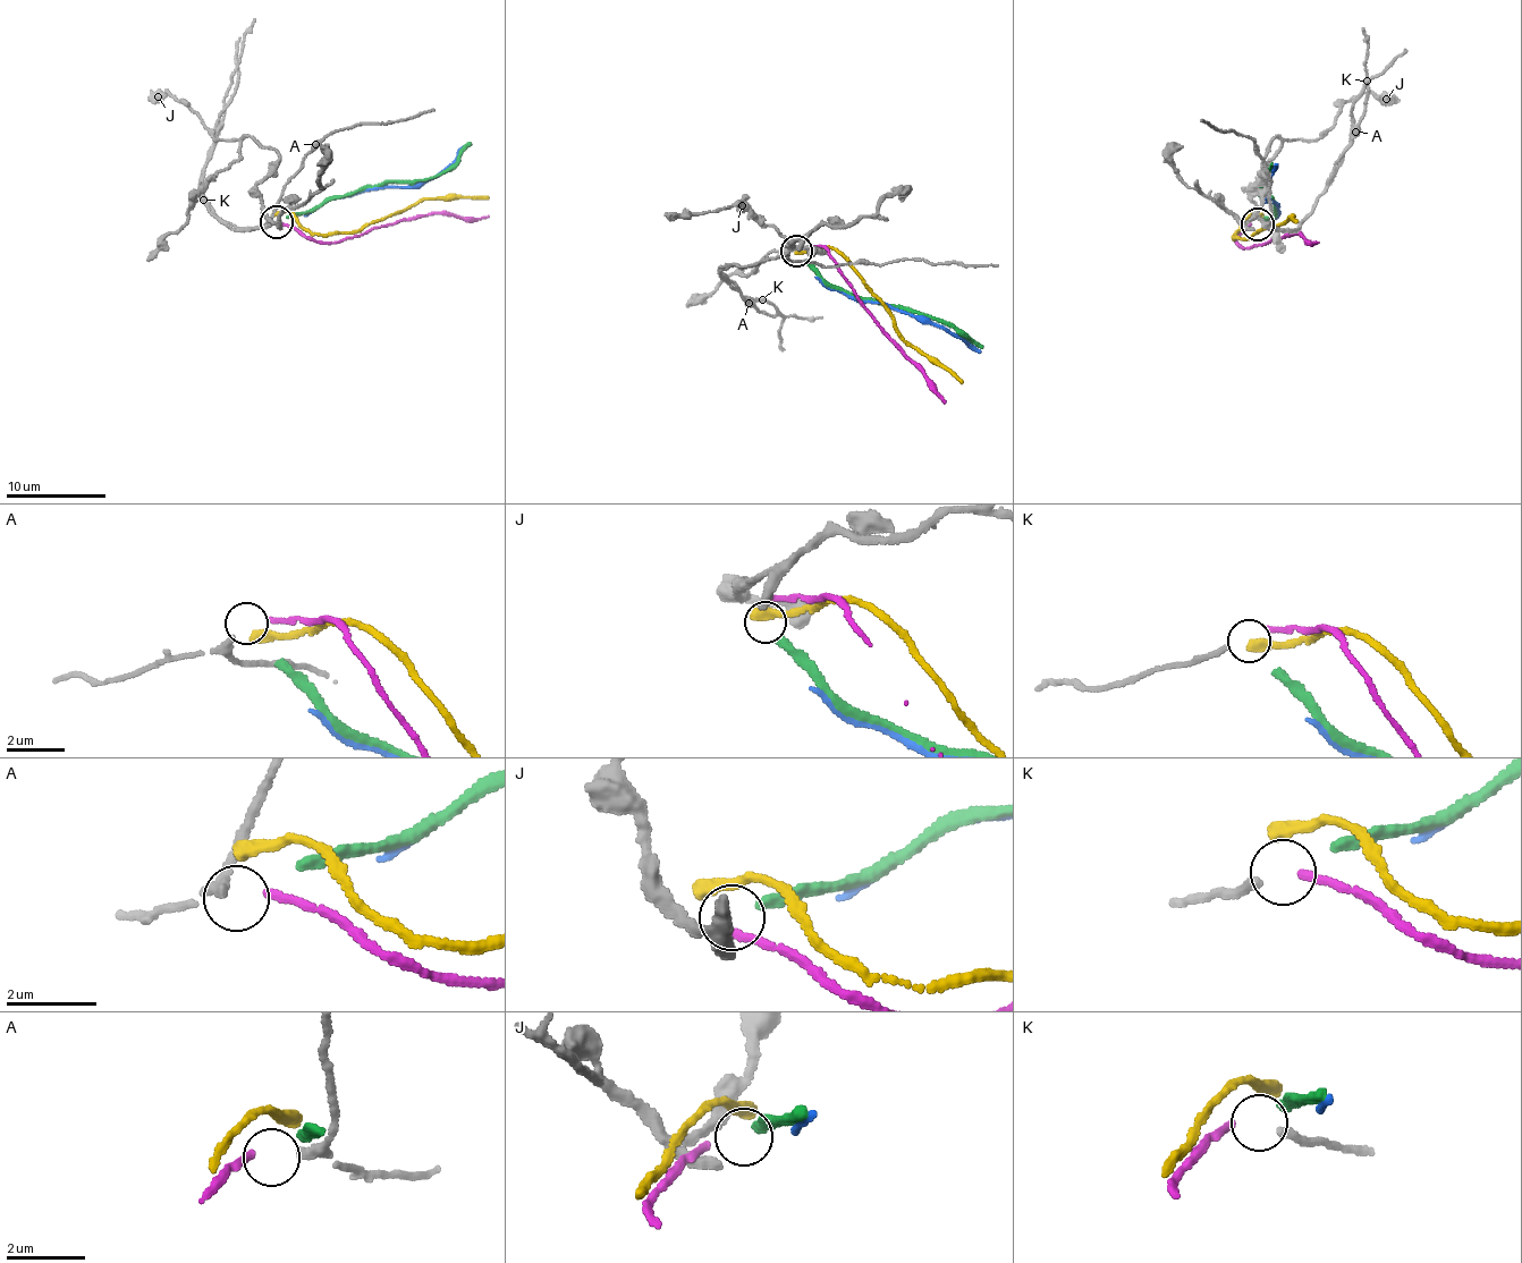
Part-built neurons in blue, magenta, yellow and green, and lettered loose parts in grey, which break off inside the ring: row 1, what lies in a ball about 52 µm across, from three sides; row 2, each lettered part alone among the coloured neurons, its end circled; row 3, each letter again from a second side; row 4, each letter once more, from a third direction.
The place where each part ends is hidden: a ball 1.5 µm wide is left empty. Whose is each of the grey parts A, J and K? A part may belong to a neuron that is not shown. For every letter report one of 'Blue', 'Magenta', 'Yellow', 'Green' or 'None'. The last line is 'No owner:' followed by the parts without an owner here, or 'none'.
A: None
J: Green
K: Magenta
No owner: A

